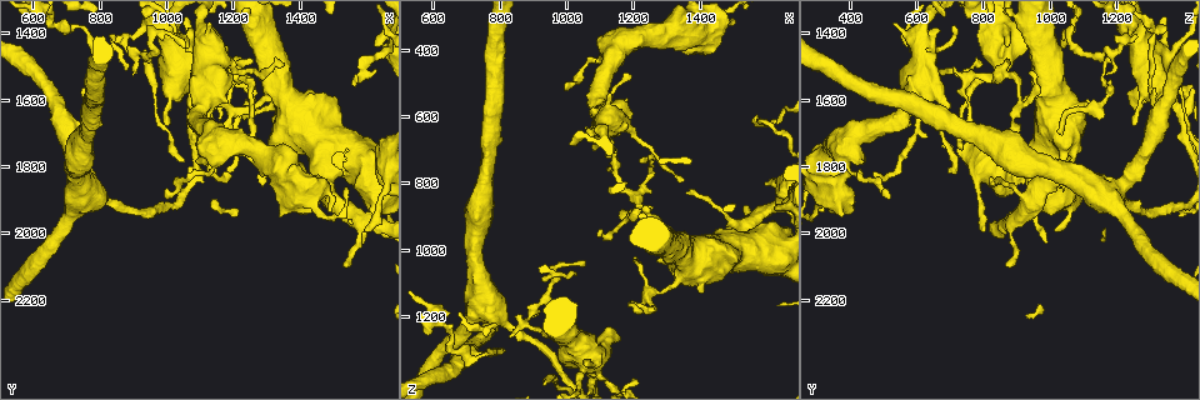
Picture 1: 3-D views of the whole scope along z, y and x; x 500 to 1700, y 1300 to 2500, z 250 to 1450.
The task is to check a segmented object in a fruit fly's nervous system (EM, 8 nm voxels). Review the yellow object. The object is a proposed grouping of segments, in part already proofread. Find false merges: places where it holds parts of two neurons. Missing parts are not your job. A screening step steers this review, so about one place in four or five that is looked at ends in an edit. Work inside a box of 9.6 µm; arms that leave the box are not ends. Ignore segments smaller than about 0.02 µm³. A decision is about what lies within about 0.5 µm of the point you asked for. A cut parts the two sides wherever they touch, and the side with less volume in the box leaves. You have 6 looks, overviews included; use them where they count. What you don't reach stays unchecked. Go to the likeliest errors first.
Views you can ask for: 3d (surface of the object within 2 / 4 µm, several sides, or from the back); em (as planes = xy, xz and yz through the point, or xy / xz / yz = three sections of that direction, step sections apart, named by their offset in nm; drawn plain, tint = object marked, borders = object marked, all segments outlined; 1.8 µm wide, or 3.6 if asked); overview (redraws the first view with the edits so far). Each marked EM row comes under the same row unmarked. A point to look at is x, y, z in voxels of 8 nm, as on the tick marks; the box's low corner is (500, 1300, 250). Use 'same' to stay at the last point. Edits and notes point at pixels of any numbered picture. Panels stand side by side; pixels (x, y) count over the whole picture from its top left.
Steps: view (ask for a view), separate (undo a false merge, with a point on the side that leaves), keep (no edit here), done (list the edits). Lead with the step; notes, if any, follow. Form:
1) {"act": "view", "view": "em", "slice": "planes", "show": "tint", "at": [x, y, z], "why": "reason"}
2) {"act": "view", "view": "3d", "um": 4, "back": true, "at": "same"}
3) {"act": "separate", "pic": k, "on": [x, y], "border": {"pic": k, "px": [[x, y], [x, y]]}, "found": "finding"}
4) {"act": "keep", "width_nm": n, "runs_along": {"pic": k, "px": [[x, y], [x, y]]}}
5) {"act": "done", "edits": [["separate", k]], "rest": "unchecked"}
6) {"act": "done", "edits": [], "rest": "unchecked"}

{"act": "view", "view": "3d", "um": 2, "at": [1200, 1720, 360], "why": "calibre changes"}

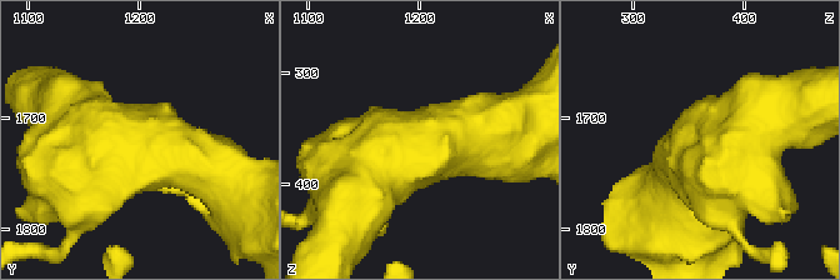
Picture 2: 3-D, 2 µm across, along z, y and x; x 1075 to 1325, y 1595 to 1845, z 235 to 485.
{"act": "view", "view": "em", "slice": "xy", "step": 4, "show": "tint", "at": [1204, 1718, 364], "arms": 4}

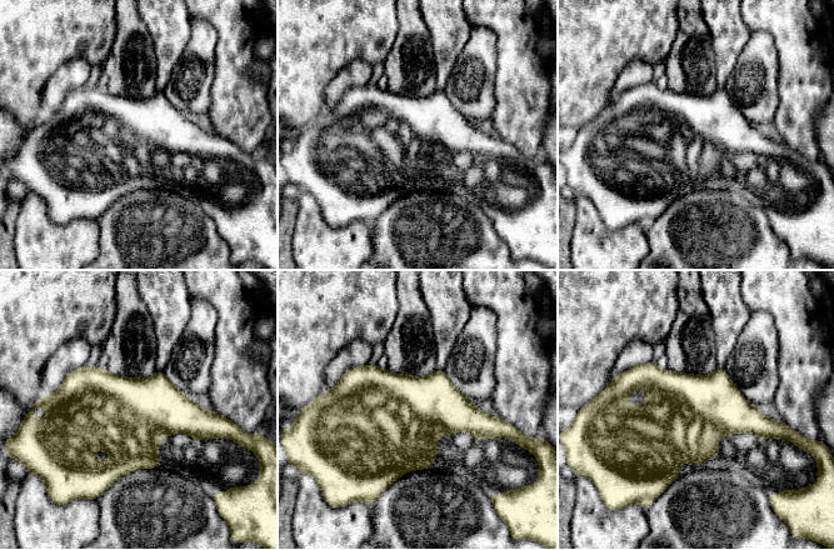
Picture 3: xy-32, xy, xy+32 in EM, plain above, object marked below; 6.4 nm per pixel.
{"act": "view", "view": "em", "slice": "planes", "show": "tint", "at": "same"}

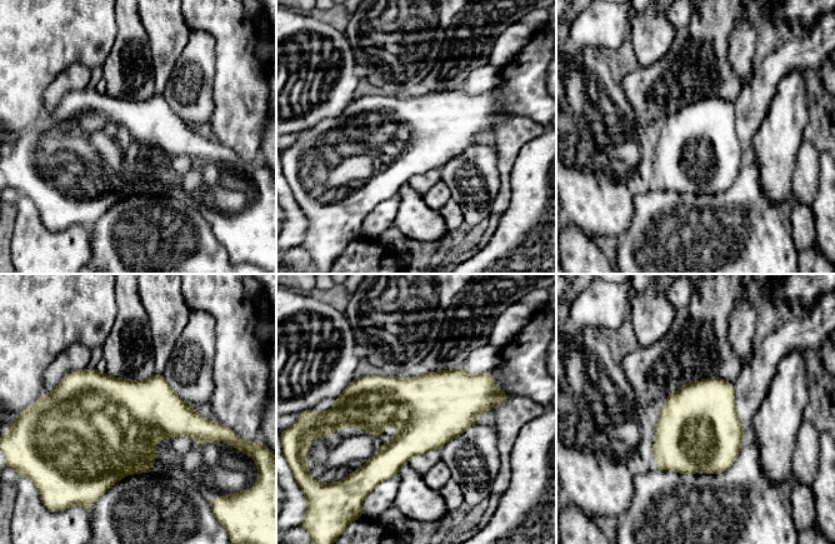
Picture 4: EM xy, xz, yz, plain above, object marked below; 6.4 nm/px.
{"act": "keep", "found": "continuous, no second neuron"}

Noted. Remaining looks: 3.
{"act": "view", "view": "em", "slice": "planes", "show": "tint", "at": [1220, 1530, 840], "why": "branch point"}

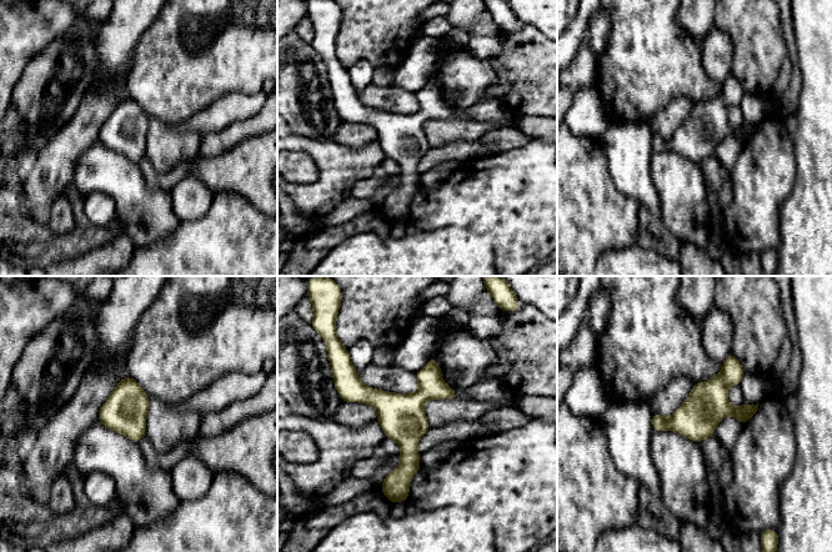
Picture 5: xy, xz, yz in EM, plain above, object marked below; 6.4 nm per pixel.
{"act": "keep", "runs_along": {"pic": 5, "px": [[432, 362], [404, 490]]}, "found": "one neuron here"}

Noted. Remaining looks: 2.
{"act": "view", "view": "em", "um": 3.6, "slice": "xy", "step": 8, "show": "tint", "at": [890, 1440, 1200], "why": "a narrow waist"}

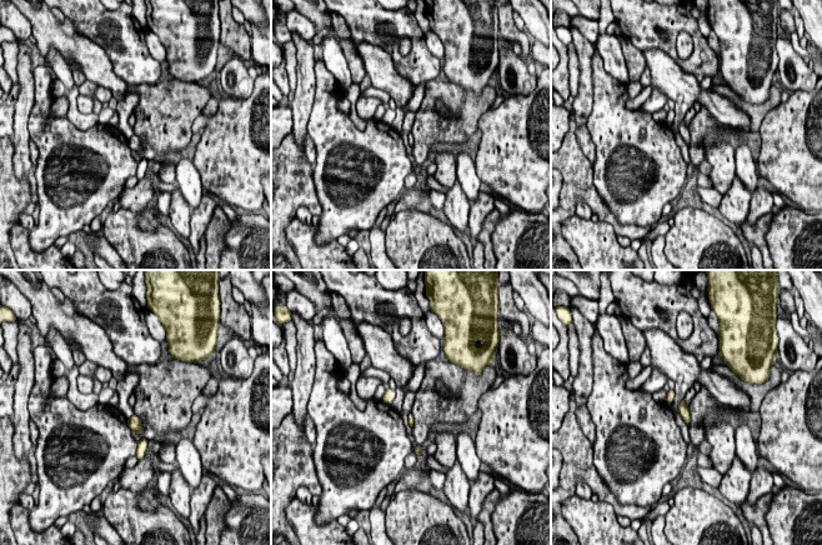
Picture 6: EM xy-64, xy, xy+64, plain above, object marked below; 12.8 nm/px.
{"act": "view", "view": "em", "um": 3.6, "slice": "planes", "show": "tint", "at": "same", "why": "cut it another way"}

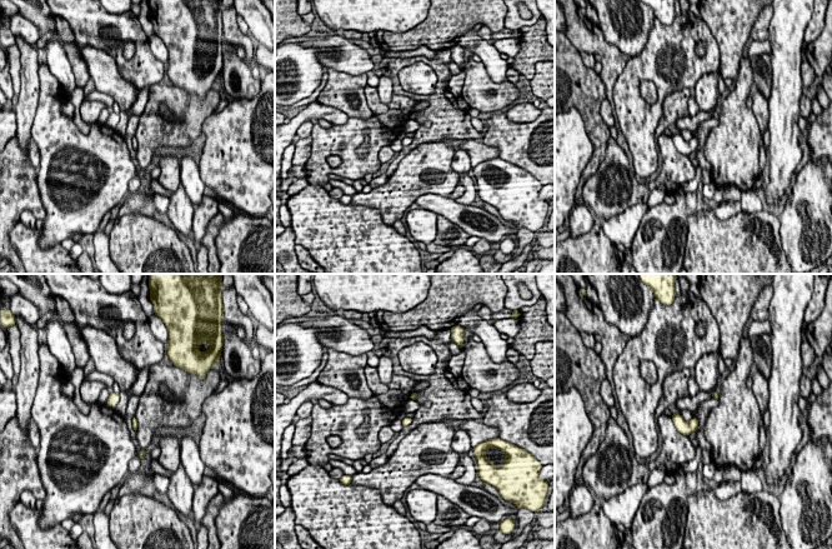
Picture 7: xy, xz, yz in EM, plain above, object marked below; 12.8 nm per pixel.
{"act": "keep", "width_nm": 90, "found": "one neuron here"}

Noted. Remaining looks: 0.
{"act": "done", "edits": [], "rest": "unchecked"}

